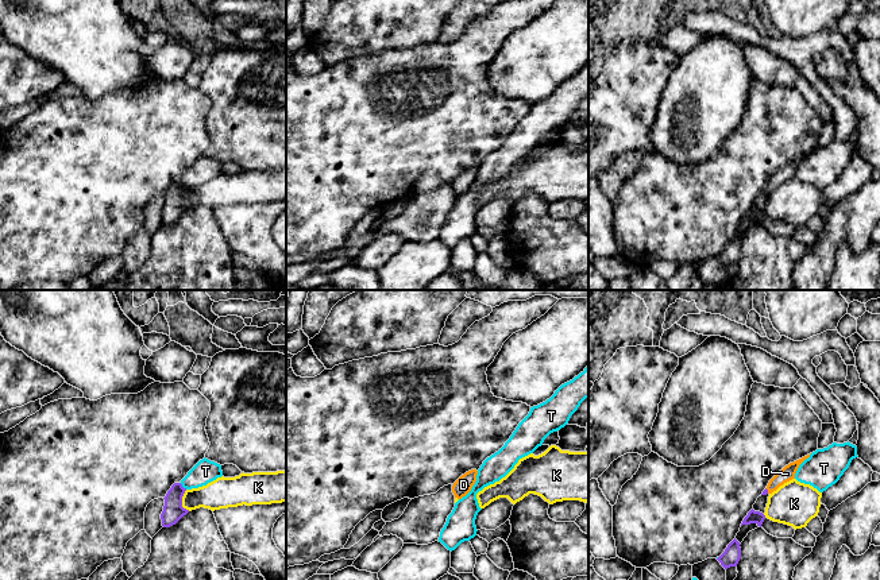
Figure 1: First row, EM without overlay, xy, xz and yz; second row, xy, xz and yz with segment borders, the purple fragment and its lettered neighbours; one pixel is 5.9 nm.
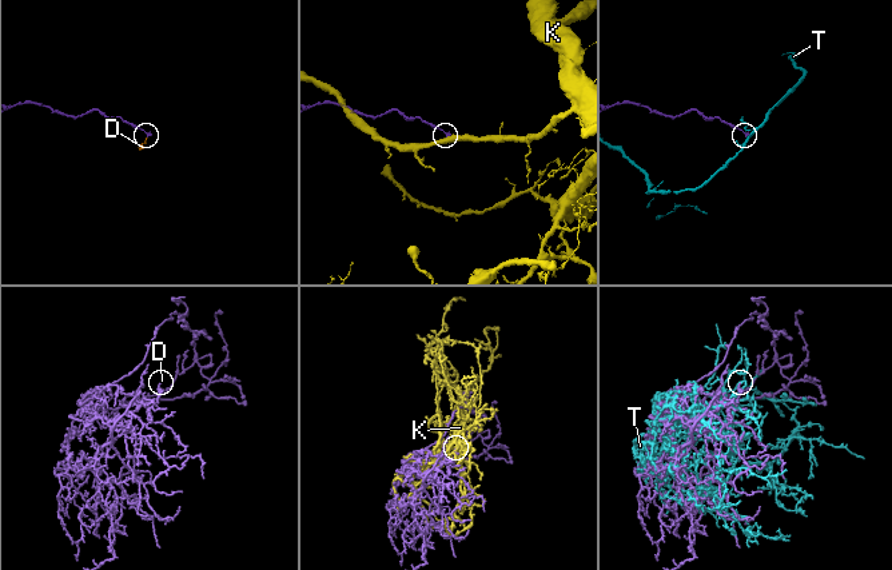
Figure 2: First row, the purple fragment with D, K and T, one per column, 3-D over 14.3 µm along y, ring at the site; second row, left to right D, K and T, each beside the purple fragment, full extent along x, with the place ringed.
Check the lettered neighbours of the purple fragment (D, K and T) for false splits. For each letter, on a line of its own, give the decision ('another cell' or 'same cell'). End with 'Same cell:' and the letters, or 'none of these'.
D: same cell
K: another cell
T: another cell
Same cell: D

